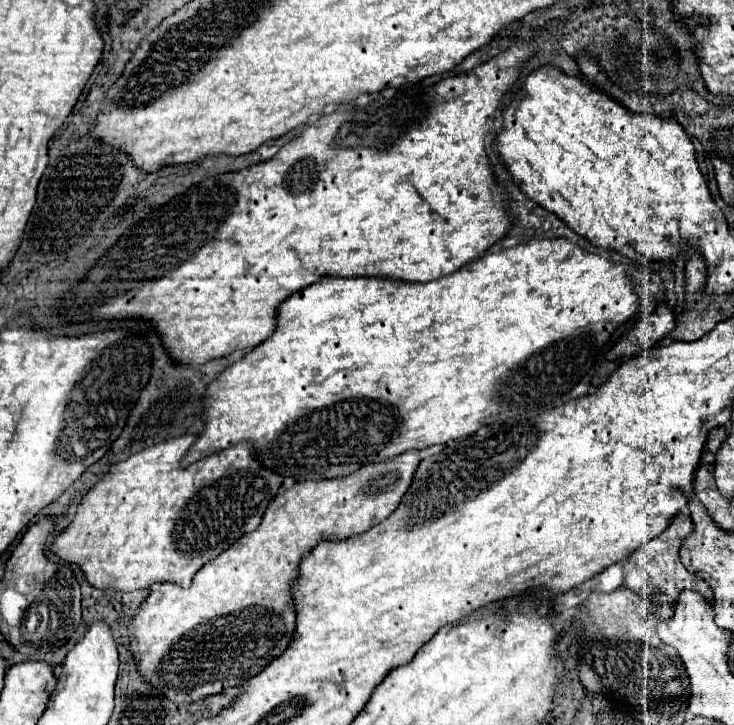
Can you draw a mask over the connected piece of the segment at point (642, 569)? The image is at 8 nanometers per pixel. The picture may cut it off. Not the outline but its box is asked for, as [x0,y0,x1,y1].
[625,514,713,602]

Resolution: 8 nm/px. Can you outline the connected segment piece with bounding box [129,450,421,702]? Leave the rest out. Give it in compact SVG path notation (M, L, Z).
M411 450L395 460L365 464L357 472L343 478L297 482L287 492L275 496L263 516L263 522L253 534L245 534L235 546L207 562L199 574L195 574L189 588L169 582L151 586L151 594L129 622L131 652L145 680L161 696L175 702L195 702L203 696L225 692L227 688L239 686L257 676L291 644L297 616L291 590L293 582L299 578L299 562L303 556L307 556L321 540L343 540L353 534L361 534L393 514L413 482L419 462L419 452Z

